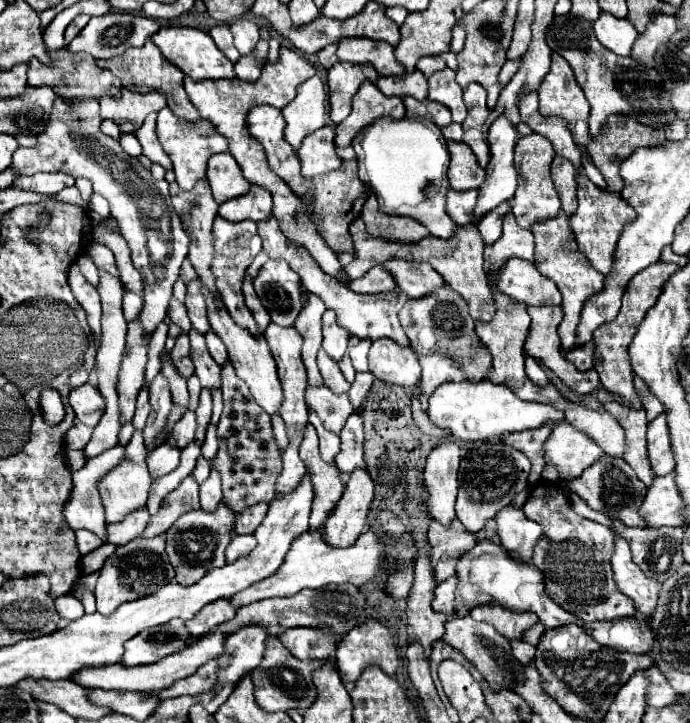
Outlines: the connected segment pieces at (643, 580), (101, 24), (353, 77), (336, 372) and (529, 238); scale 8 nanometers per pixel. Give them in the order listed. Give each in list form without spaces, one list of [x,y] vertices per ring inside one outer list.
[[[621,538],[615,540],[615,552],[611,556],[611,566],[613,566],[617,588],[633,600],[639,616],[647,618],[649,612],[653,612],[653,608],[657,604],[661,584],[655,580],[649,580],[637,568],[637,564],[631,560],[629,544]]]
[[[109,12],[97,18],[91,18],[89,24],[73,38],[73,42],[67,46],[71,52],[89,52],[95,58],[113,58],[125,52],[127,48],[141,46],[145,40],[159,30],[159,22],[145,18],[141,14],[129,14],[129,12]]]
[[[337,62],[329,70],[329,104],[331,104],[331,120],[335,124],[343,122],[351,112],[351,98],[365,82],[377,82],[377,72],[371,64],[349,64]]]
[[[323,350],[319,352],[317,362],[319,362],[321,376],[323,376],[323,380],[325,380],[325,386],[327,386],[331,392],[335,392],[335,394],[343,394],[343,392],[349,390],[351,384],[343,378],[343,374],[341,374],[337,362],[335,362],[335,360],[329,360],[329,356],[325,356]]]
[[[509,212],[503,220],[503,236],[495,244],[485,246],[485,274],[489,276],[497,268],[501,268],[501,264],[505,264],[505,260],[509,260],[511,256],[521,256],[529,262],[535,260],[533,234],[525,228],[519,228],[513,220],[513,214]]]

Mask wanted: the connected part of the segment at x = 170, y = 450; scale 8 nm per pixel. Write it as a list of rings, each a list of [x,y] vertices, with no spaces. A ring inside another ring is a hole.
[[[163,444],[147,456],[147,466],[153,478],[161,478],[179,466],[179,450],[171,444]]]

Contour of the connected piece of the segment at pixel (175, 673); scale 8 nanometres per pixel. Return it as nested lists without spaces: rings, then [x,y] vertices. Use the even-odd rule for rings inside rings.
[[[215,630],[213,634],[191,642],[185,650],[173,654],[173,656],[165,656],[165,660],[159,660],[157,664],[149,664],[145,668],[125,668],[121,664],[113,664],[109,668],[85,668],[81,672],[77,672],[77,676],[73,676],[73,680],[77,680],[77,684],[81,684],[83,688],[103,688],[103,690],[135,690],[135,692],[159,692],[167,686],[171,686],[175,680],[181,680],[185,676],[191,676],[201,664],[205,664],[207,660],[217,660],[217,656],[221,656],[225,648],[225,638],[221,636],[219,630]]]

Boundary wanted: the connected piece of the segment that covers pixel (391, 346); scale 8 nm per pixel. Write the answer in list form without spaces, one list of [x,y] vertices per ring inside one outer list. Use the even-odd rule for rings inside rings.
[[[379,338],[369,350],[369,370],[383,382],[413,388],[421,380],[421,366],[417,354],[401,348],[391,338]]]

